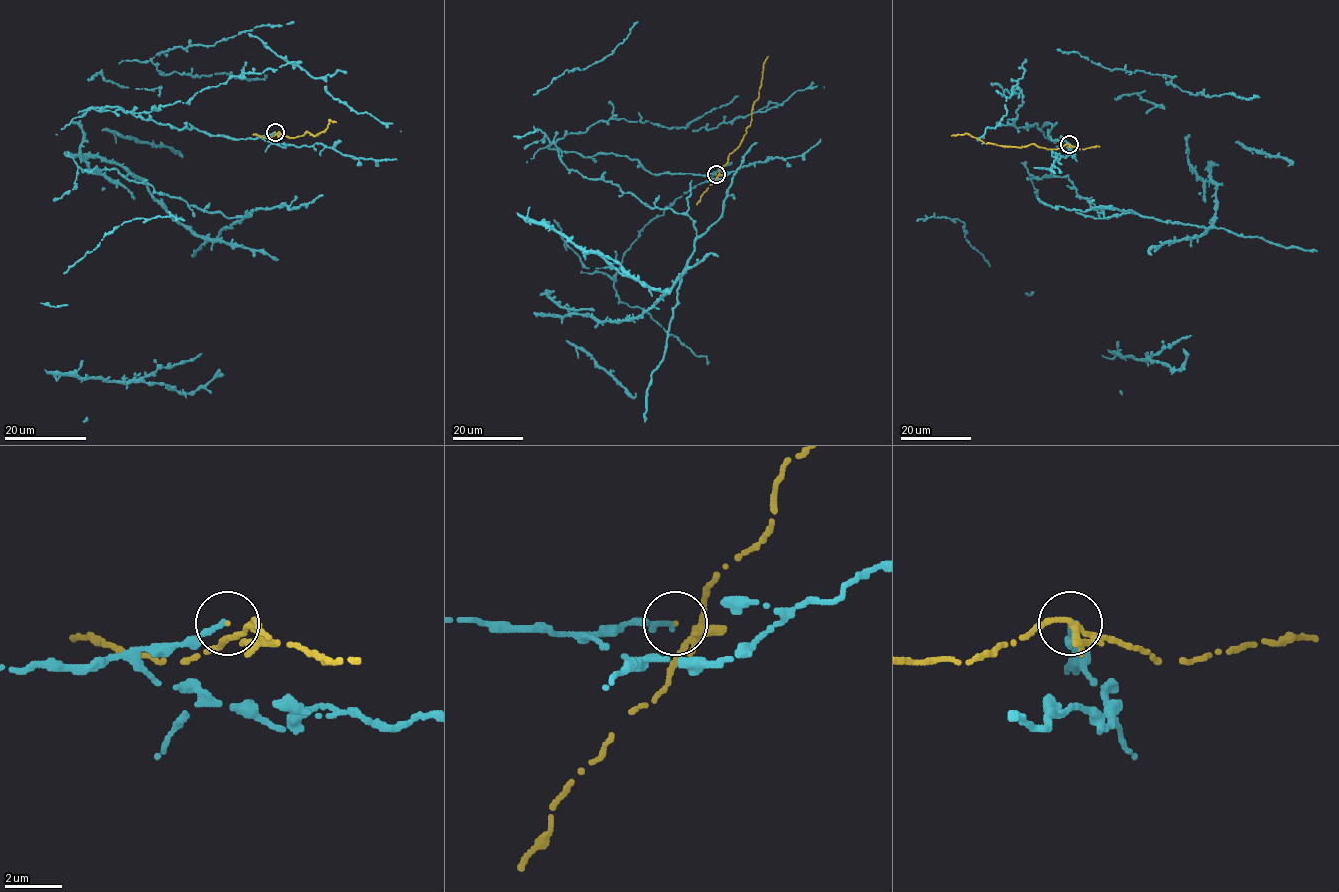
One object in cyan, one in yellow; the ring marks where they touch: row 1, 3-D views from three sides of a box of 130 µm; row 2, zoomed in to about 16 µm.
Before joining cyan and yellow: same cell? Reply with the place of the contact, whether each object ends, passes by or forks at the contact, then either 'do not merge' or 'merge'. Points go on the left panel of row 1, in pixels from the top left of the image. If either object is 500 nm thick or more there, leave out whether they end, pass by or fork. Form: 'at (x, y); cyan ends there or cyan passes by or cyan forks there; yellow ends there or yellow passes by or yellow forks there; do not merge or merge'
at (275, 132); cyan ends there; yellow forks there; do not merge

